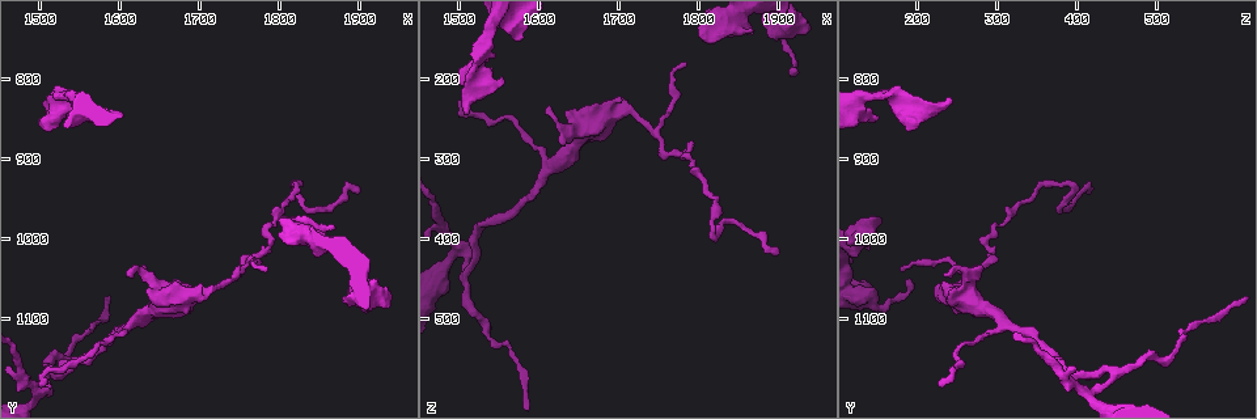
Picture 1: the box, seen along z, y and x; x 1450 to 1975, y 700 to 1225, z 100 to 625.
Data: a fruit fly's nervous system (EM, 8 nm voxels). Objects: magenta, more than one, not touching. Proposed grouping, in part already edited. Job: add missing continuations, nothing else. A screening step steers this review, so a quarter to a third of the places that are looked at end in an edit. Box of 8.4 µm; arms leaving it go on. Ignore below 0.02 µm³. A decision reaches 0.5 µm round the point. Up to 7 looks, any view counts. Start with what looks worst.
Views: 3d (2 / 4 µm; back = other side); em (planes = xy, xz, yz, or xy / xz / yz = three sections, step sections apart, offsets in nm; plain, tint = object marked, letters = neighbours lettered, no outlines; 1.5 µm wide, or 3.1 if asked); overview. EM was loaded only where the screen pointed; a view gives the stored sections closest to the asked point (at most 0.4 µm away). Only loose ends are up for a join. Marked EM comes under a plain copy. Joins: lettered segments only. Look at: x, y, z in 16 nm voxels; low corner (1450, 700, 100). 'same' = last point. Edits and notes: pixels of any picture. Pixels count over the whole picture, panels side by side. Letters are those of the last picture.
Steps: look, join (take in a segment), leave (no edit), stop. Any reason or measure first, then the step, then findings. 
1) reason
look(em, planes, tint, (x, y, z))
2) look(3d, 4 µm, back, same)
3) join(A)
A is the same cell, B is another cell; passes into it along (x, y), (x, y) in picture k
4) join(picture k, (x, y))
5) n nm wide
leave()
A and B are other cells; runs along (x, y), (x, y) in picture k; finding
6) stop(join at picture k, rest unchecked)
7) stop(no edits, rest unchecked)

long arm stops here
look(em, xy, step 8, tint, (1805, 975, 140))

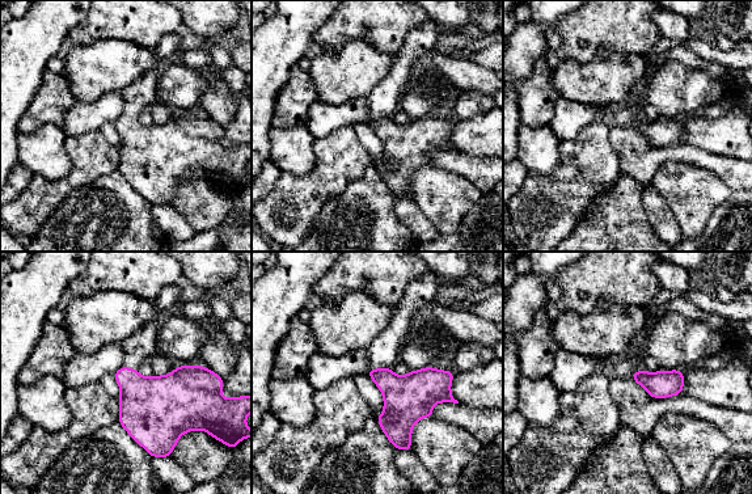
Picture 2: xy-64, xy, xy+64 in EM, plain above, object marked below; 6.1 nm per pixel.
another direction
look(em, planes, letters, same)

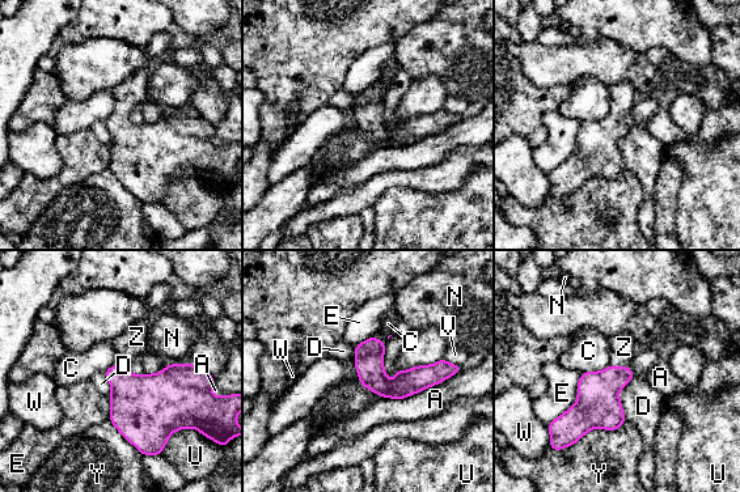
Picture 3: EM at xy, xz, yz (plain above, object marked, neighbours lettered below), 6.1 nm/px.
A touches over 500 nm
join(Z)
Z is the same cell, A, C, D, E, N, U, V, W and Y are other cells; the neuron continues

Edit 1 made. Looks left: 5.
free end
look(em, yz, step 8, tint, (1505, 820, 240))

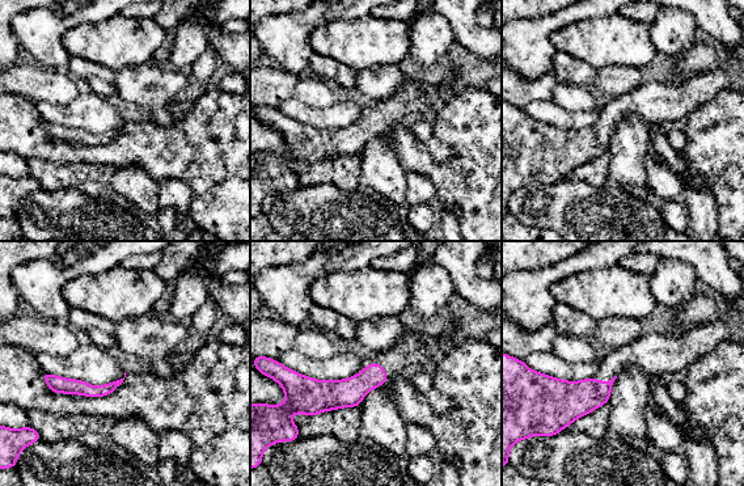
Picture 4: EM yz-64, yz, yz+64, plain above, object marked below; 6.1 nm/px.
another direction
look(em, planes, letters, same)

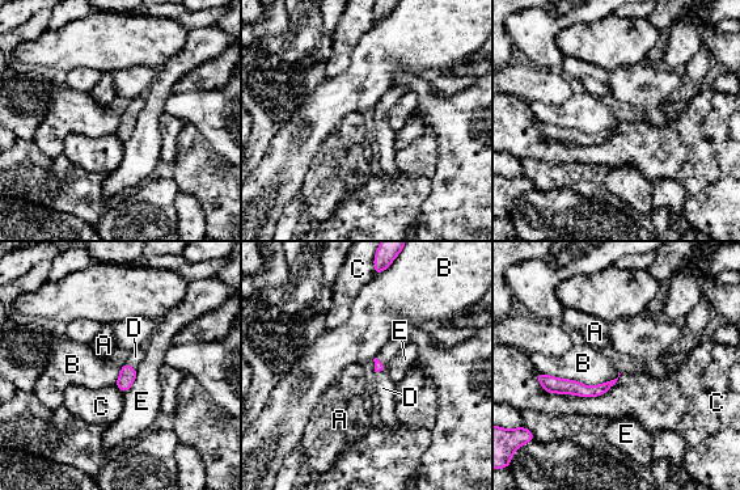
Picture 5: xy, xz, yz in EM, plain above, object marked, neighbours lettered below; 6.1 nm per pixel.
C touches over 550 nm
join(D)
D is the same cell, A, B, C and E are other cells; passes into it along (379, 366), (381, 364), (383, 388) in picture 5; it goes on there

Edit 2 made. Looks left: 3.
redraw
look(overview)

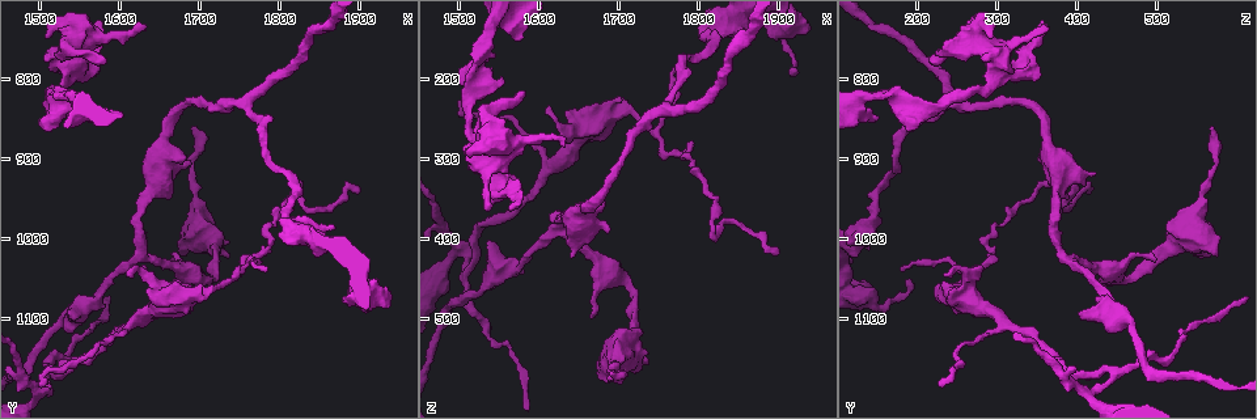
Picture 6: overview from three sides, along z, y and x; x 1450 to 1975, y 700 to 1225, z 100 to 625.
tapers out
look(em, planes, letters, (1905, 940, 415))

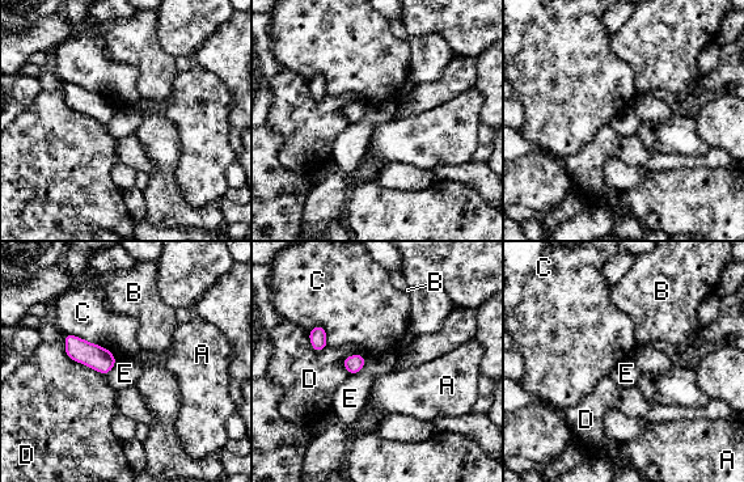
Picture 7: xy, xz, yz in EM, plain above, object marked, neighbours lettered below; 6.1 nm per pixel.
leave()
A, B, C, D and E are other cells; border along (366, 356), (364, 364), (350, 375) in picture 7; no lettered segment goes on from it

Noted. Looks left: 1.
stop(join at picture 3, join at picture 5, rest unchecked)

